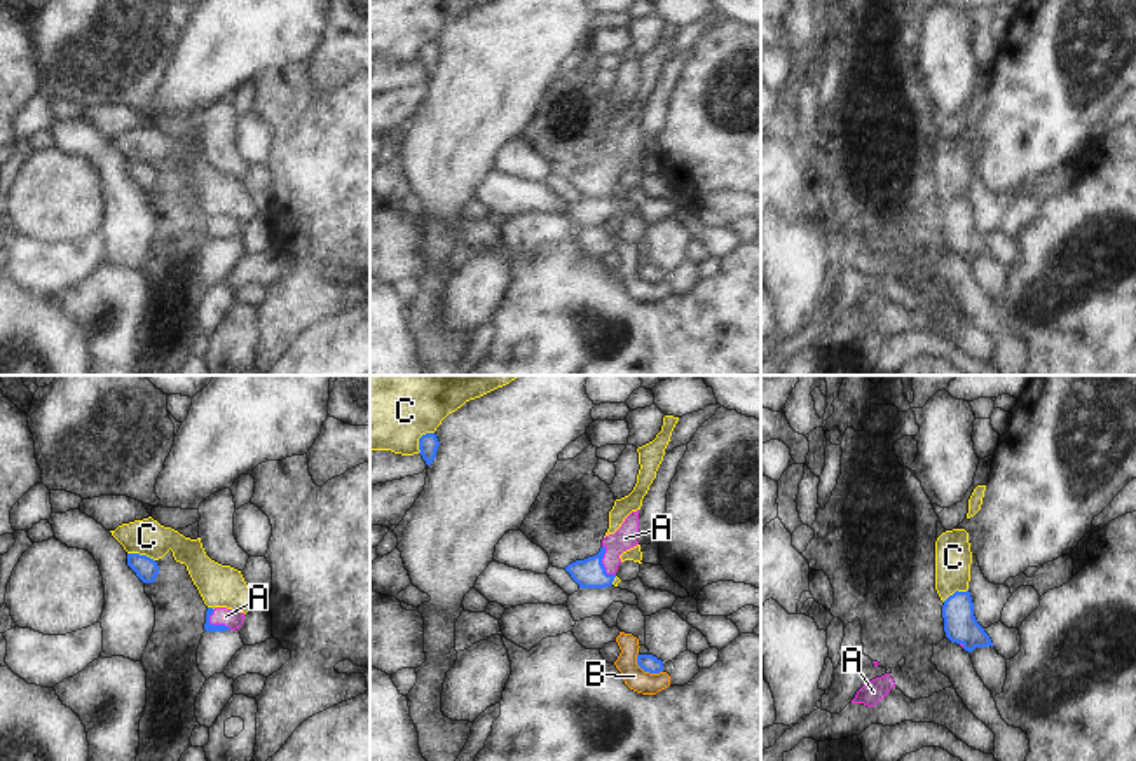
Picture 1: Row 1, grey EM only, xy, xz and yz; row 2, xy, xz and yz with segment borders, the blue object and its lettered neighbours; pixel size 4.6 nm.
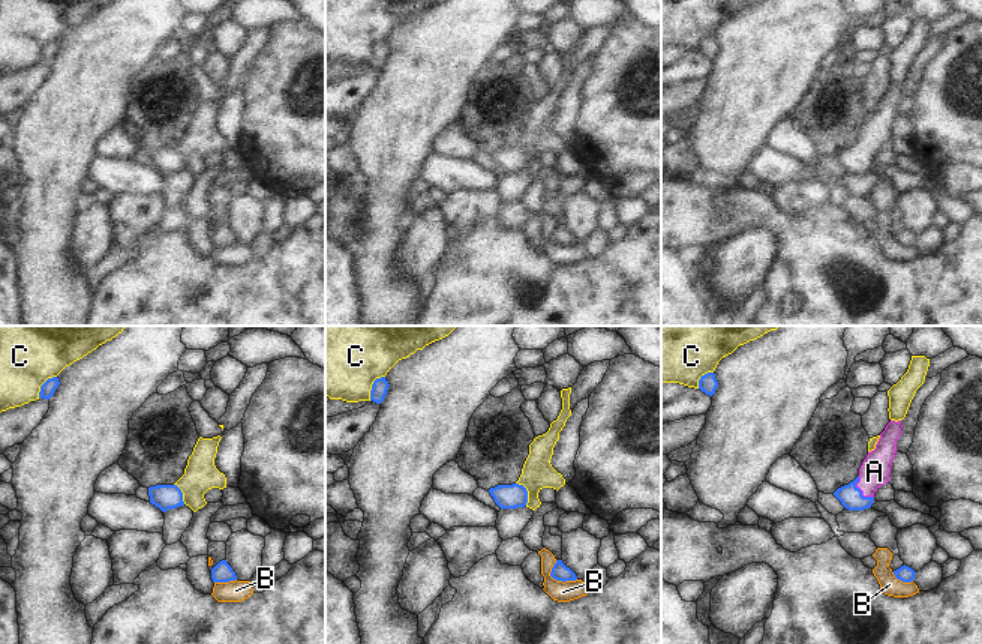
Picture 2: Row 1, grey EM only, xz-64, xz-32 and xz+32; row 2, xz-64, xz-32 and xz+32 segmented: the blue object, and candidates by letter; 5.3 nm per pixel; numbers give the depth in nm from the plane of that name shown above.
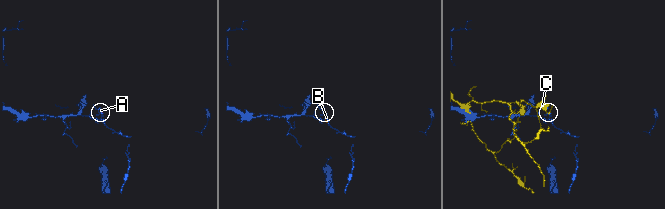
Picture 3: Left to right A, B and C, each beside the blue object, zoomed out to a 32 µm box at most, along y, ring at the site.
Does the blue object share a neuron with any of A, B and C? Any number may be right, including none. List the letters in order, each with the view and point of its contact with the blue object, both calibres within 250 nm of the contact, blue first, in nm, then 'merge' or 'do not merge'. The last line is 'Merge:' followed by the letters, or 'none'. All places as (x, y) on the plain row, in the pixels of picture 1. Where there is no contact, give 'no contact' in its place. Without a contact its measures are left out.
A: meets blue in xz at (601, 171); 140 nm thick on the blue side, 110 nm on the other; merge
B: meets blue in xz at (646, 280); 80 nm thick on the blue side, 100 nm on the other; do not merge
C: meets blue in xz at (419, 47); 100 nm thick on the blue side, 280 nm on the other; do not merge
Merge: A

